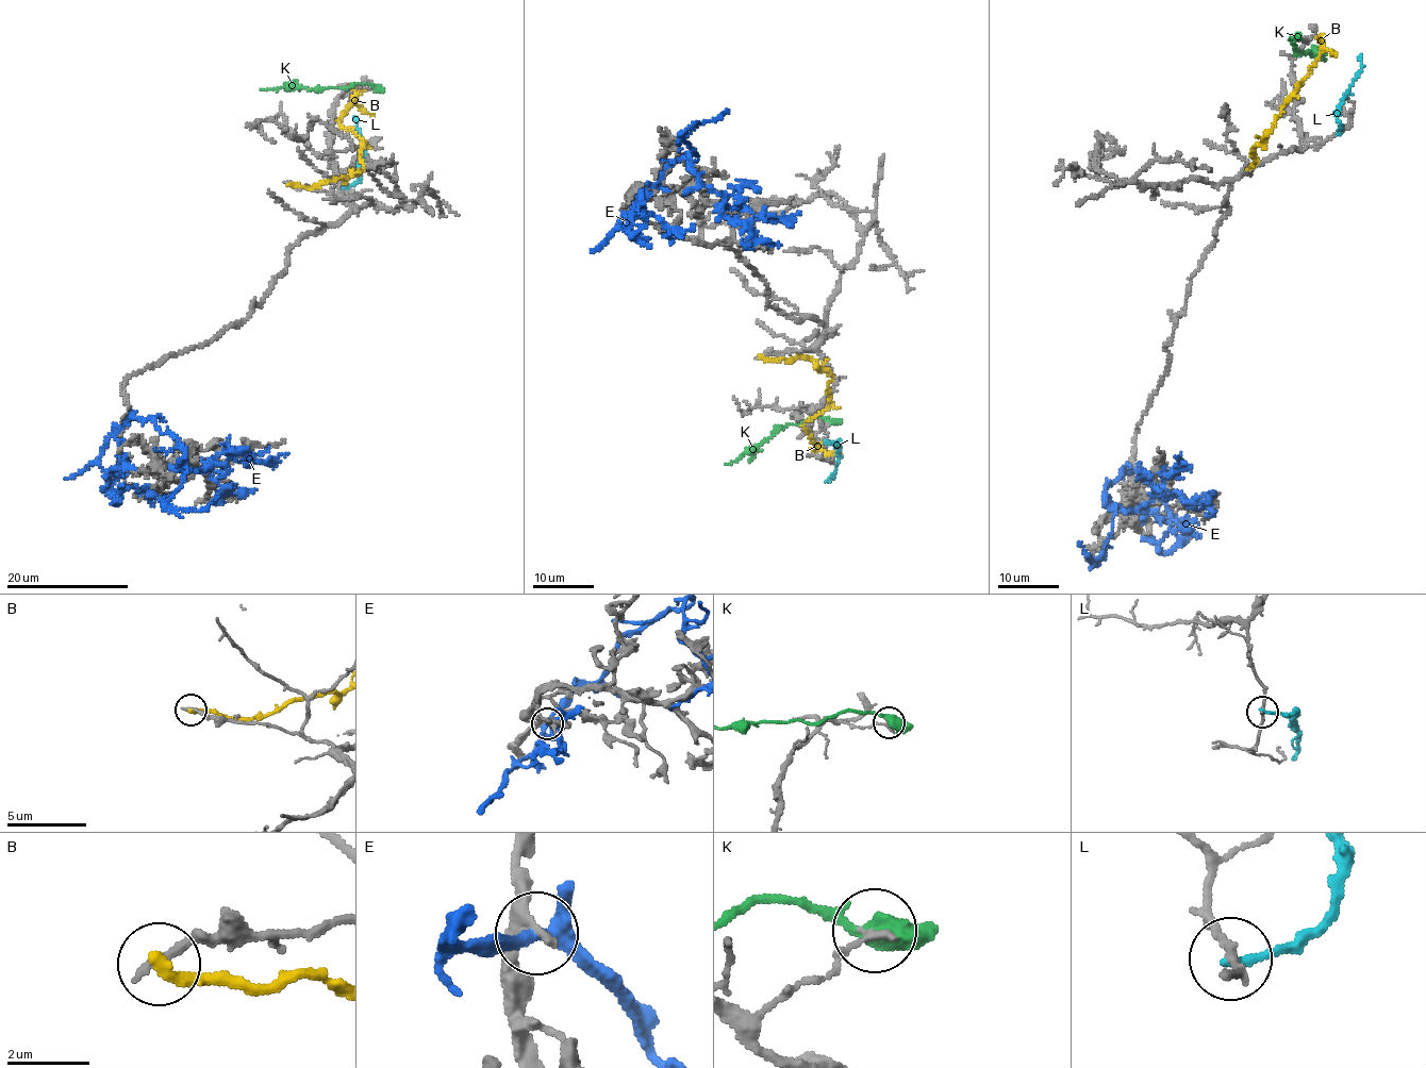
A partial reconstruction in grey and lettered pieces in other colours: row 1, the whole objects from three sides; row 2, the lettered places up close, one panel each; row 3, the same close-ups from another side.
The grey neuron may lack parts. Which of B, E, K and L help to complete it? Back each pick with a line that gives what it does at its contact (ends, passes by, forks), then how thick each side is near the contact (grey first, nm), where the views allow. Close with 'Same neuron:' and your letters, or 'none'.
Same neuron: none

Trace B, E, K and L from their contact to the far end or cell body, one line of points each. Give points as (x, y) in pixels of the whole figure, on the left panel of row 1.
B: (289, 184), (316, 187), (355, 173), (362, 169), (363, 139), (342, 126), (340, 119), (355, 102), (372, 115)
E: (131, 416), (172, 436), (182, 470), (210, 466), (227, 490), (220, 495), (242, 496), (234, 483)
K: (375, 87), (358, 84), (260, 90)
L: (344, 187), (359, 179), (363, 160), (354, 117)

